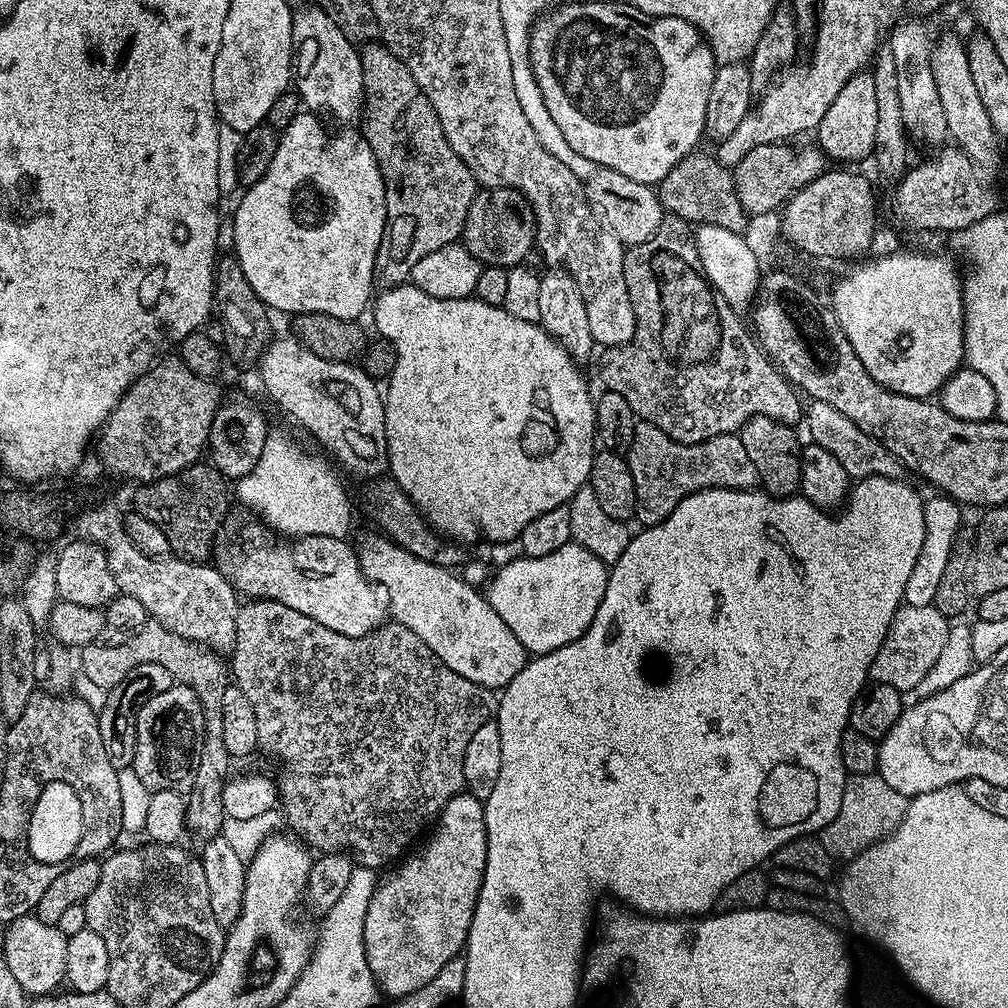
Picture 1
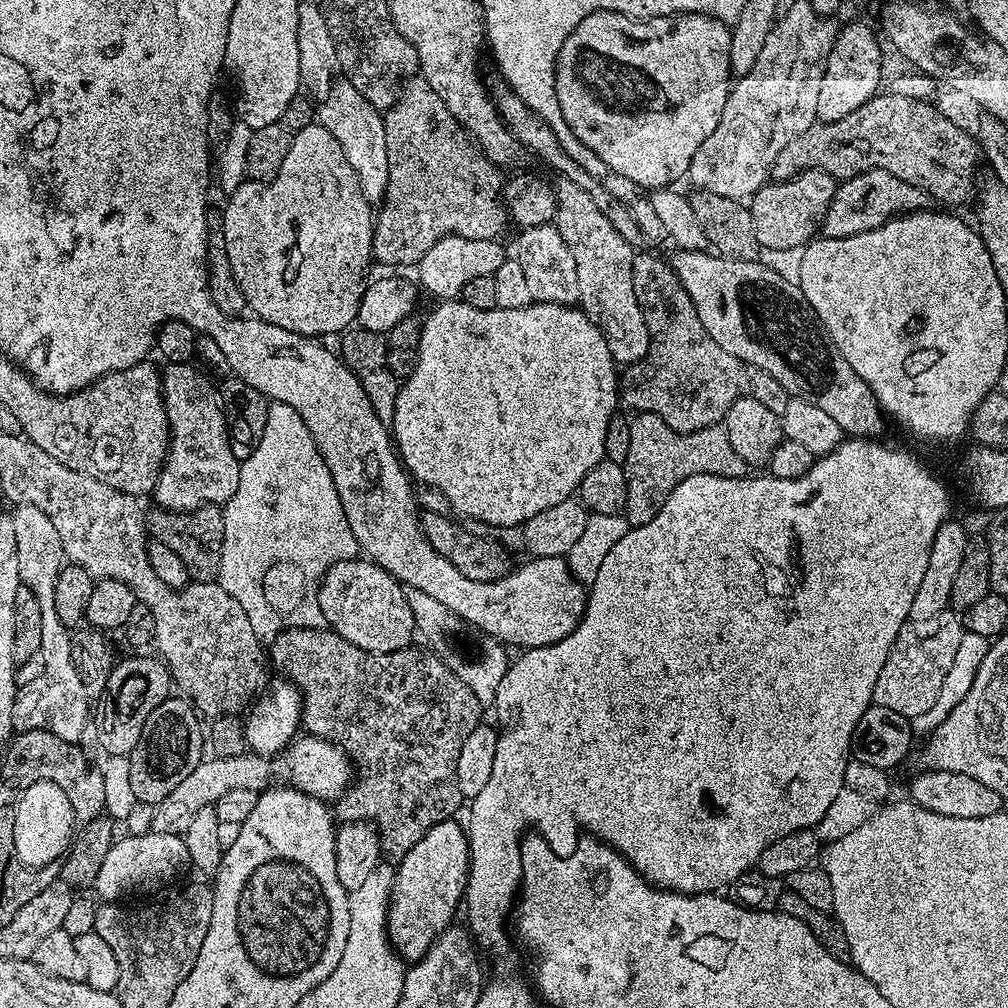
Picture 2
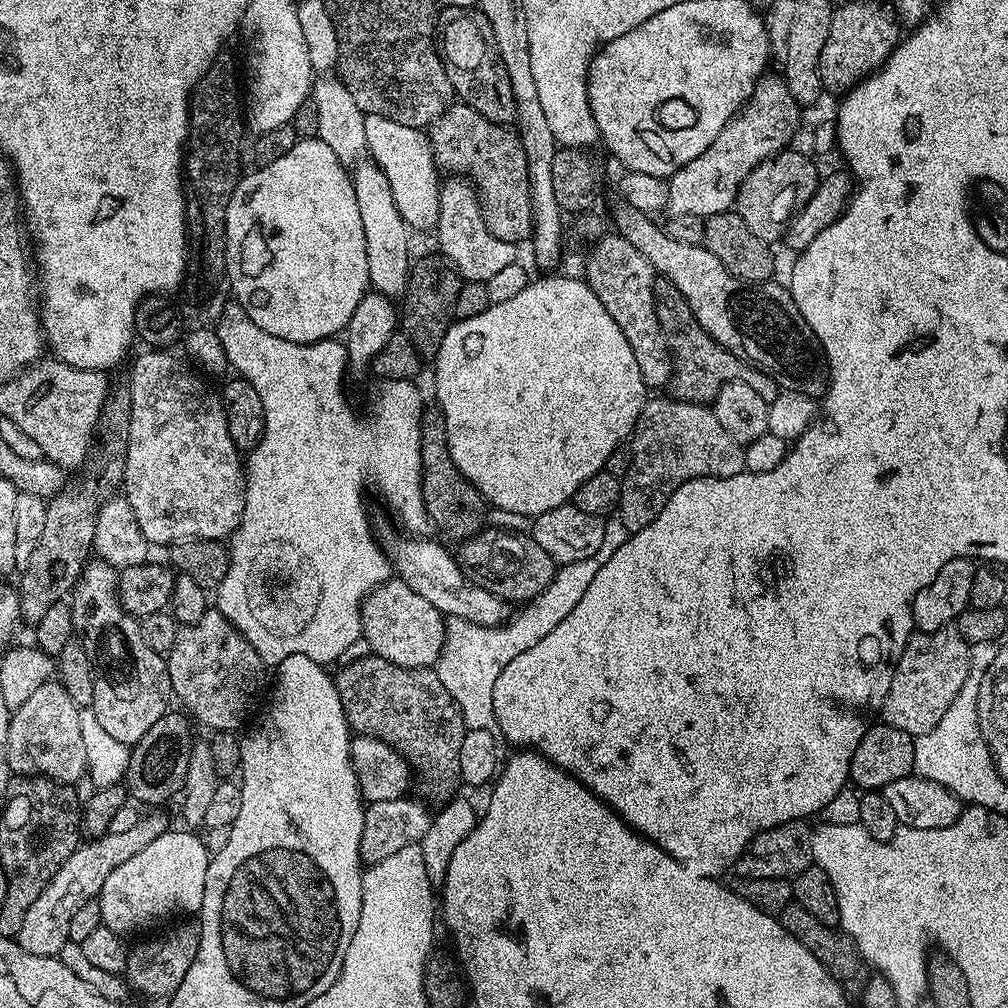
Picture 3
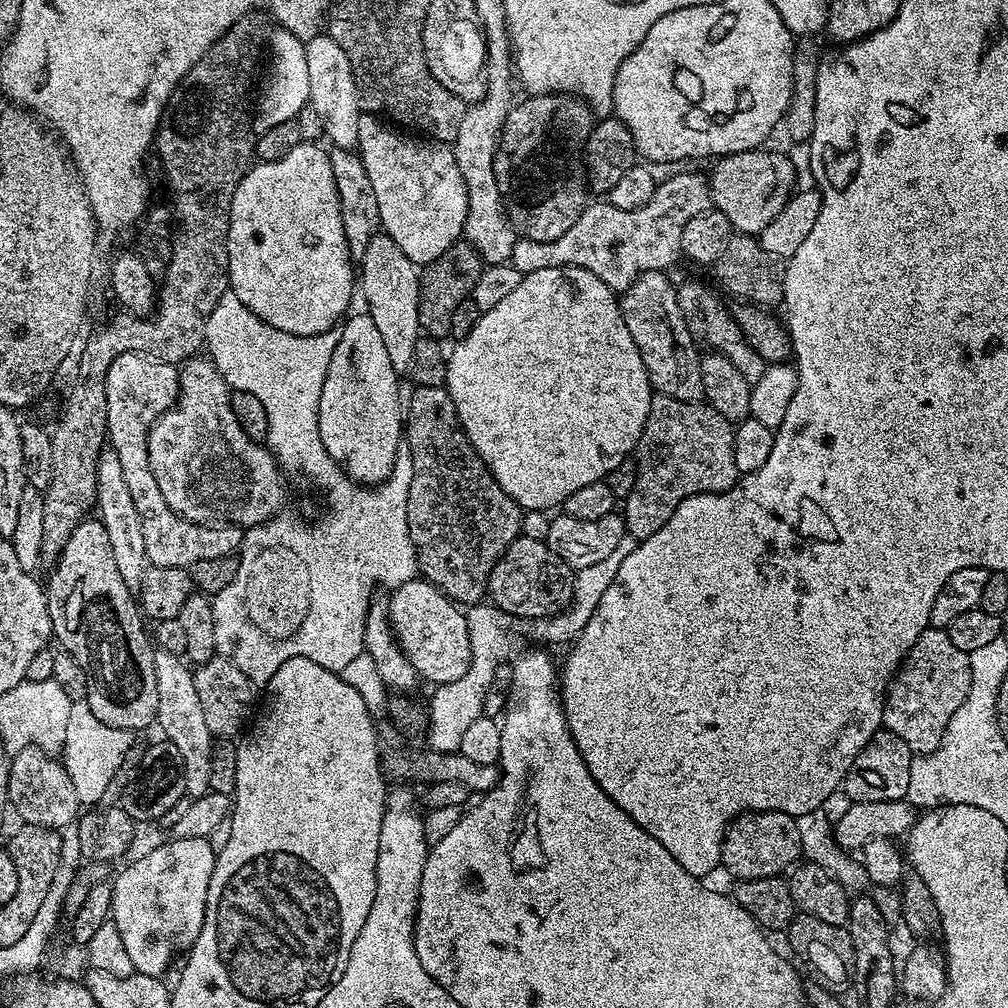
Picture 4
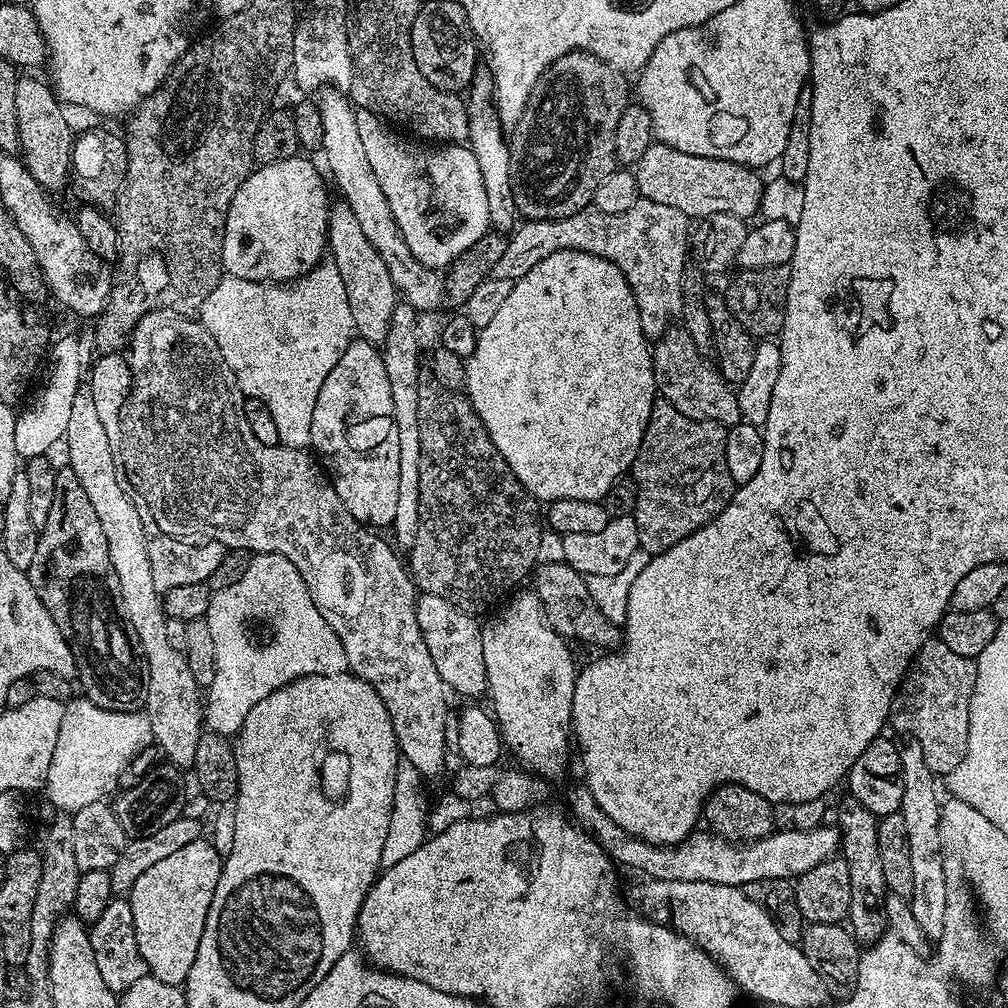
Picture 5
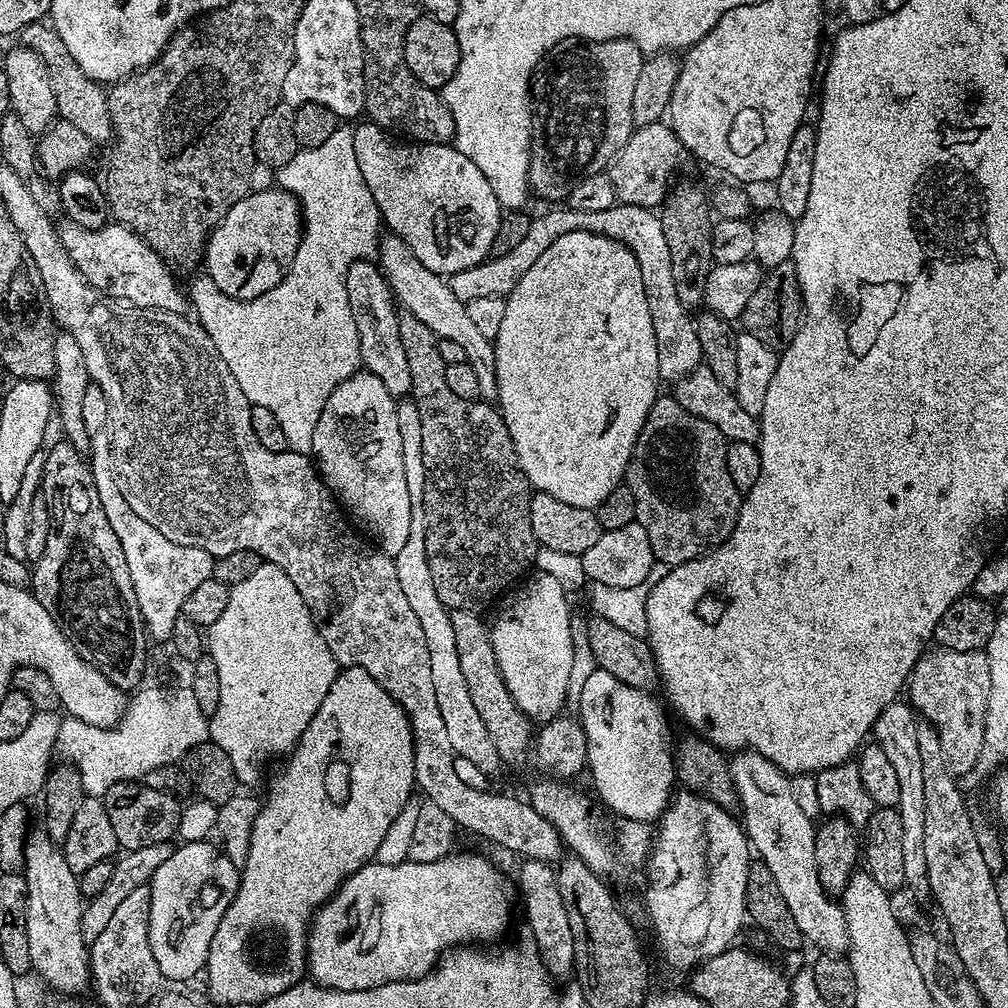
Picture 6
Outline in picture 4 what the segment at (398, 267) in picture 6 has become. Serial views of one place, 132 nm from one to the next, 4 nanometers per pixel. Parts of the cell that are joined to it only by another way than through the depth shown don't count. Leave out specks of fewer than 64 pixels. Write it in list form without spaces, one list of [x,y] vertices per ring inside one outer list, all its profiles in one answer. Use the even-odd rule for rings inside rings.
[[[318,34],[310,38],[304,49],[306,71],[310,77],[308,102],[314,110],[318,110],[318,118],[322,118],[324,136],[332,139],[331,143],[337,148],[355,149],[362,101],[360,87],[356,85],[356,79],[350,70],[350,58],[346,58],[346,50],[342,50],[342,46],[338,46],[338,42],[334,42],[334,38],[327,34]]]

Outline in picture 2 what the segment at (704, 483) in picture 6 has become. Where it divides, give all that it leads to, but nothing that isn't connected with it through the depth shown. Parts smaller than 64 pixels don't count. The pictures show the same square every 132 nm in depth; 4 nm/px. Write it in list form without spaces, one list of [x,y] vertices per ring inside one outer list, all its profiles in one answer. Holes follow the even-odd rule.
[[[636,412],[630,420],[630,454],[623,462],[626,474],[626,506],[623,517],[631,527],[637,528],[664,505],[664,500],[686,478],[694,474],[714,474],[731,480],[747,477],[750,466],[730,446],[730,438],[723,427],[713,426],[697,432],[676,432],[668,428],[658,414]]]

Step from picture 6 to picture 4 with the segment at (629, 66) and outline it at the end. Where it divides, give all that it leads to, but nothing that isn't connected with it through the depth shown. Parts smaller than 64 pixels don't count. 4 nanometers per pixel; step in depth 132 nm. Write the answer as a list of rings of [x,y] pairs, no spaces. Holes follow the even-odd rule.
[[[532,94],[527,98],[506,114],[496,146],[494,174],[505,198],[508,223],[523,239],[553,240],[578,222],[589,199],[582,153],[594,117],[583,99],[571,94]]]

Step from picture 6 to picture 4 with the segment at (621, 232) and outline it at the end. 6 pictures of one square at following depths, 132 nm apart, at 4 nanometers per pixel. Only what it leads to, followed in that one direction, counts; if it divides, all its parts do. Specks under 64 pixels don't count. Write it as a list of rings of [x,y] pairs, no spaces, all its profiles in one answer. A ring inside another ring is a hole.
[[[680,172],[677,174],[677,176],[670,177],[669,180],[661,179],[656,185],[656,193],[653,194],[652,197],[650,197],[645,204],[643,204],[642,206],[638,206],[634,210],[618,210],[618,206],[614,206],[613,204],[609,204],[607,202],[601,202],[601,204],[589,203],[587,207],[585,207],[584,213],[578,218],[578,222],[574,222],[574,226],[570,226],[570,230],[566,230],[566,234],[562,234],[560,238],[554,238],[553,240],[526,240],[523,238],[517,239],[516,245],[512,250],[512,259],[510,263],[512,263],[512,265],[514,265],[514,267],[516,267],[521,274],[527,274],[529,272],[533,272],[534,270],[542,270],[543,268],[562,268],[566,264],[573,264],[574,266],[578,266],[579,268],[585,268],[586,270],[590,270],[590,274],[598,274],[598,278],[602,278],[602,282],[606,282],[606,286],[610,286],[613,292],[617,294],[622,294],[625,291],[625,289],[627,289],[630,285],[632,285],[633,282],[636,281],[636,279],[638,279],[638,277],[640,277],[641,272],[662,272],[671,269],[670,266],[672,264],[672,248],[674,252],[674,245],[680,239],[680,231],[682,230],[682,226],[686,226],[686,222],[690,222],[690,218],[694,218],[694,214],[702,214],[703,212],[705,212],[705,210],[707,210],[707,208],[710,207],[712,207],[712,195],[708,193],[707,179],[705,179],[703,175],[699,176],[699,174],[696,172]]]

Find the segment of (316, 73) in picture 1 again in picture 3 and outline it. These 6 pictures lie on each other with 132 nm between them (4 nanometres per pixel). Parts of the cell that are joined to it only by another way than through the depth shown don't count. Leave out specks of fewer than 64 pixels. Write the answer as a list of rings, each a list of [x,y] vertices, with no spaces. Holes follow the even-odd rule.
[[[364,158],[351,169],[354,198],[358,198],[358,214],[362,214],[362,230],[366,234],[366,263],[370,268],[369,285],[375,291],[381,292],[389,298],[403,297],[408,289],[408,273],[410,259],[408,260],[408,235],[410,229],[407,222],[398,214],[398,206],[394,206],[394,194],[390,191],[390,182],[386,182],[386,174],[371,159]]]

